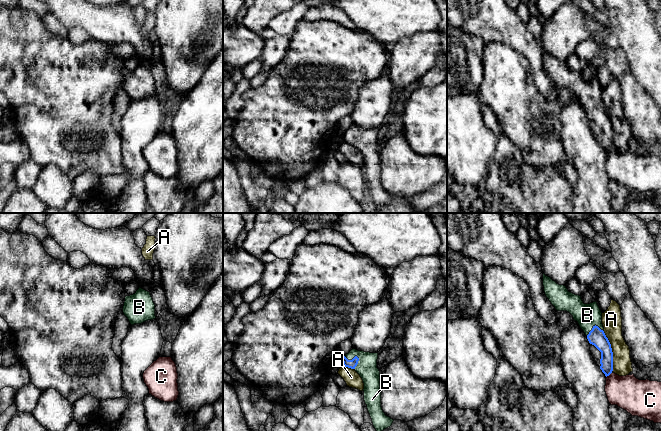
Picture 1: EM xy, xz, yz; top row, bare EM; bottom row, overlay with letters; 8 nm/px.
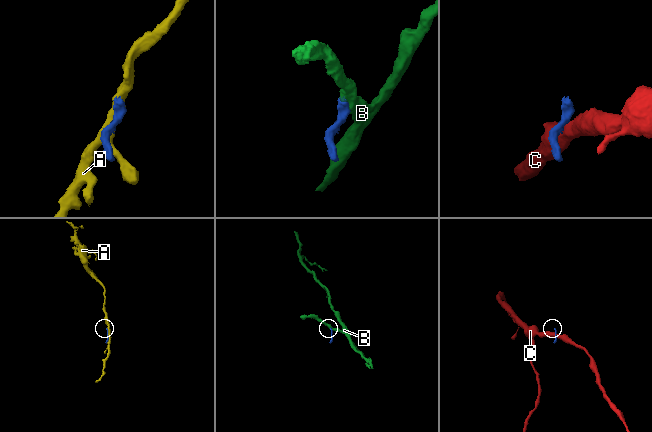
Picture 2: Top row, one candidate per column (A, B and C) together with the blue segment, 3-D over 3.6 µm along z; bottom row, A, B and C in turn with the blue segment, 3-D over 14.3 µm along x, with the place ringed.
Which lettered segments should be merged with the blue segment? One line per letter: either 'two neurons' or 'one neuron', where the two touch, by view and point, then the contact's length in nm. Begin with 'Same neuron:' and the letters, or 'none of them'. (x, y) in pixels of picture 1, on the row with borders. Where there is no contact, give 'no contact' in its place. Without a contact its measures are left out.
Same neuron: B
A: two neurons | yz (611, 351) | 340 nm
B: one neuron | xz (357, 357) | 140 nm
C: two neurons | yz (608, 375) | 60 nm

